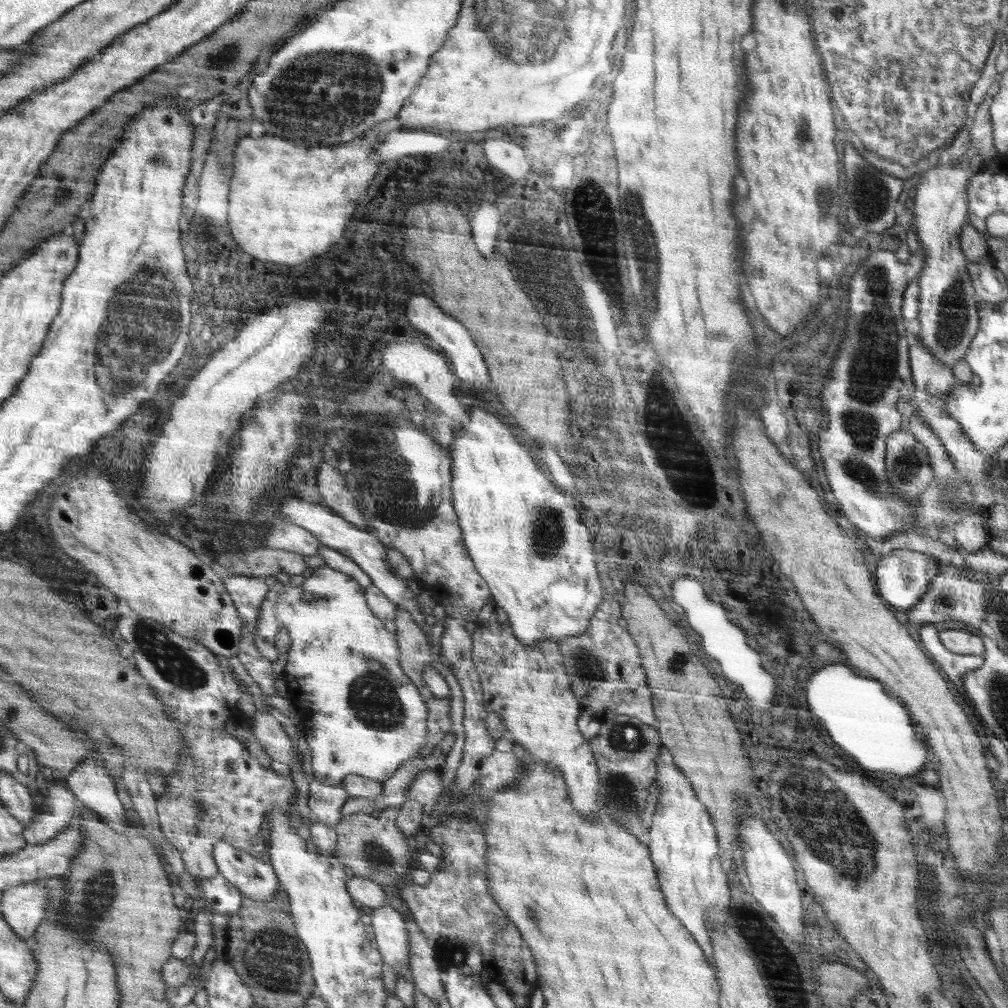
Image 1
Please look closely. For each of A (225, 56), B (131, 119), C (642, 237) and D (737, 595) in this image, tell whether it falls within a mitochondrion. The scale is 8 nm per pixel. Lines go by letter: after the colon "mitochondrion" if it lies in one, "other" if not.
A: mitochondrion
B: other
C: mitochondrion
D: other

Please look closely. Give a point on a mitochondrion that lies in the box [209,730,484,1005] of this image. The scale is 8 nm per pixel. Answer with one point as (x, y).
(272, 958)

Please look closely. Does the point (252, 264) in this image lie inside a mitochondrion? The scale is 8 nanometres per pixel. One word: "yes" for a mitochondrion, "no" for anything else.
no

